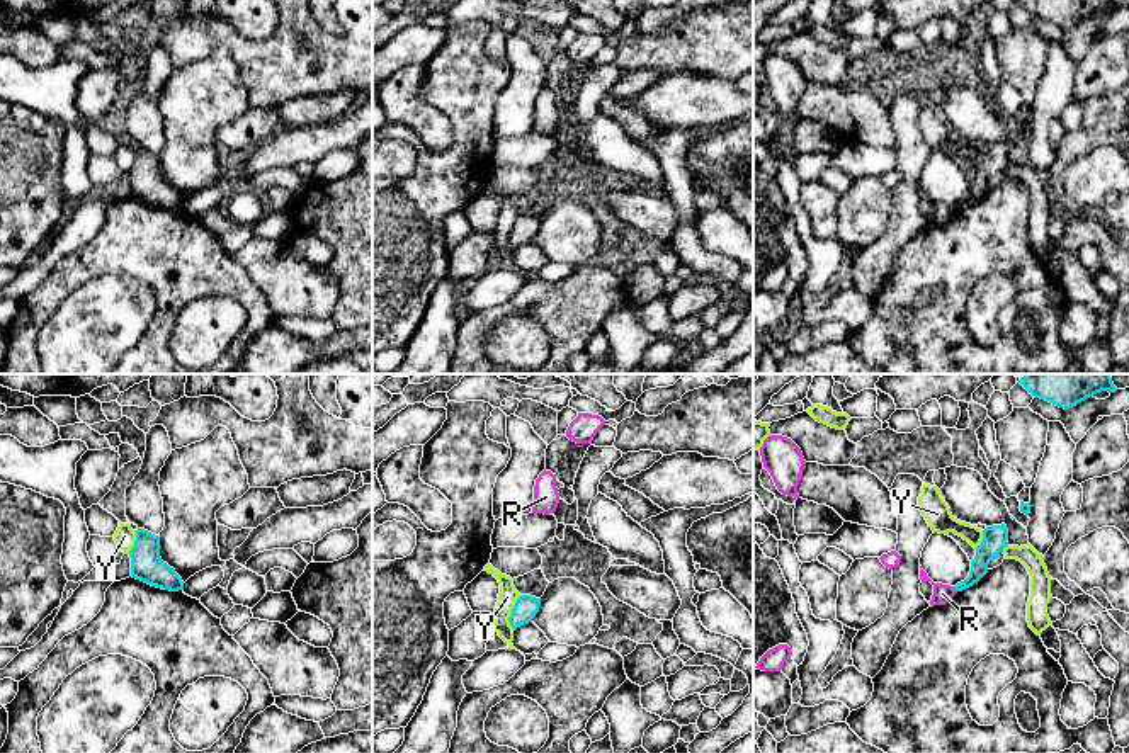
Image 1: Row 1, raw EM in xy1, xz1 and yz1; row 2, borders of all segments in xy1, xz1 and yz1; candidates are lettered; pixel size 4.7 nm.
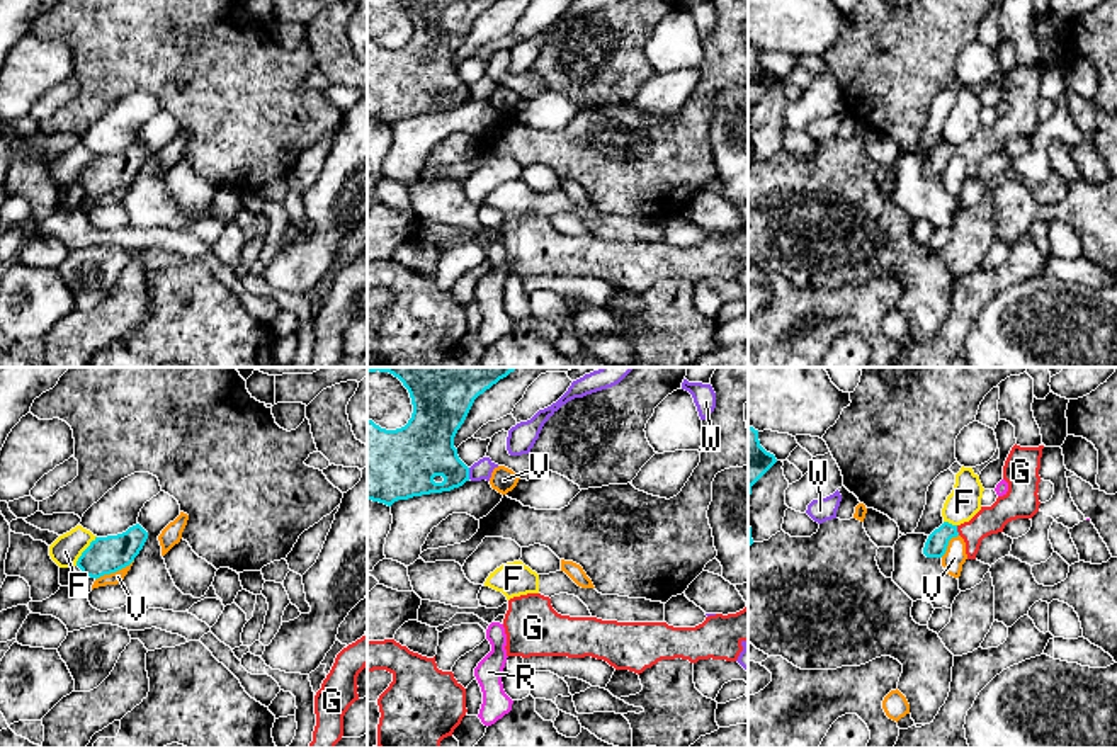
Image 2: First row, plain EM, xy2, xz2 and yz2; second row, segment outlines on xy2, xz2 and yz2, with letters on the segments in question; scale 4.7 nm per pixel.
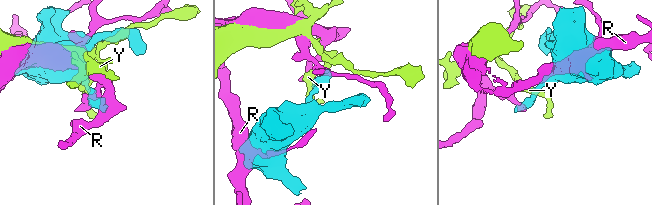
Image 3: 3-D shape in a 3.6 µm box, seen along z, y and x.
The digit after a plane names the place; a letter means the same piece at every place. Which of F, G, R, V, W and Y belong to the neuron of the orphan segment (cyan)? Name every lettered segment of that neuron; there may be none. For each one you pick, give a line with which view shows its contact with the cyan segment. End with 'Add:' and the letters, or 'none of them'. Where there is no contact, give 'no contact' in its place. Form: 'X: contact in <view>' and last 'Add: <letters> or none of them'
G: contact in yz2
Add: G

